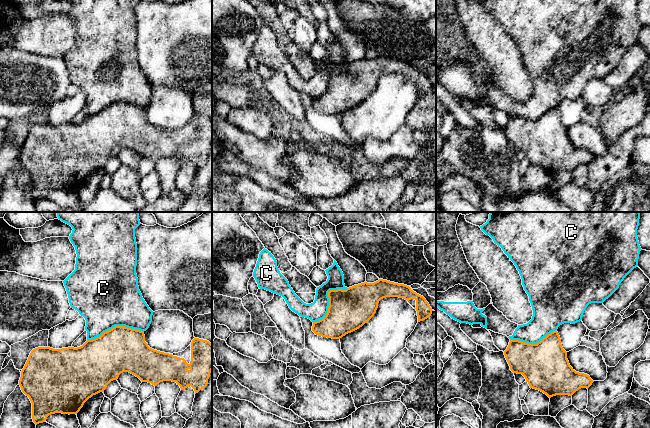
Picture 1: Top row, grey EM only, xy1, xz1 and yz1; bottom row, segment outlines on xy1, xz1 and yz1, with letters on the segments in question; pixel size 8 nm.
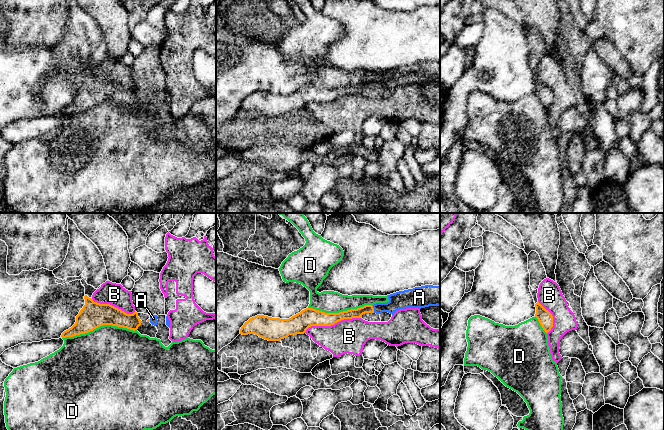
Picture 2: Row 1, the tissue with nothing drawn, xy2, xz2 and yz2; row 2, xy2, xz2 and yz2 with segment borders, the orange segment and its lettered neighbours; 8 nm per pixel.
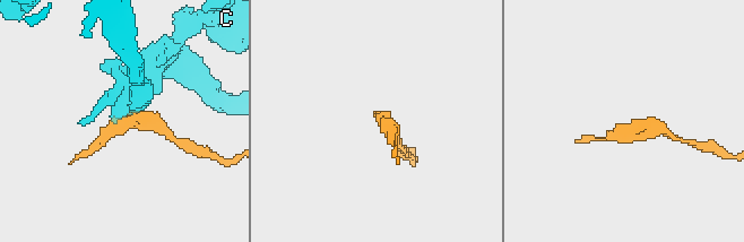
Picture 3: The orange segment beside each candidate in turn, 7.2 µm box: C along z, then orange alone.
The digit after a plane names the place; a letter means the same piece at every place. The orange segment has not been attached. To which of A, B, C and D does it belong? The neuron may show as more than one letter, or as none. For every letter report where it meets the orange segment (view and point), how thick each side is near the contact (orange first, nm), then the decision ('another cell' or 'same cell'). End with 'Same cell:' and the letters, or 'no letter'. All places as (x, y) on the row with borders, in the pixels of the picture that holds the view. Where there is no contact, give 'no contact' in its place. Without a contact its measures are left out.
A: xz2 (373, 309) | 80/140 nm | same cell
B: xz2 (332, 324) | 150/280 nm | another cell
C: xy1 (115, 326) | 360/500 nm | another cell
D: xy2 (99, 326) | 200/480 nm | another cell
Same cell: A

